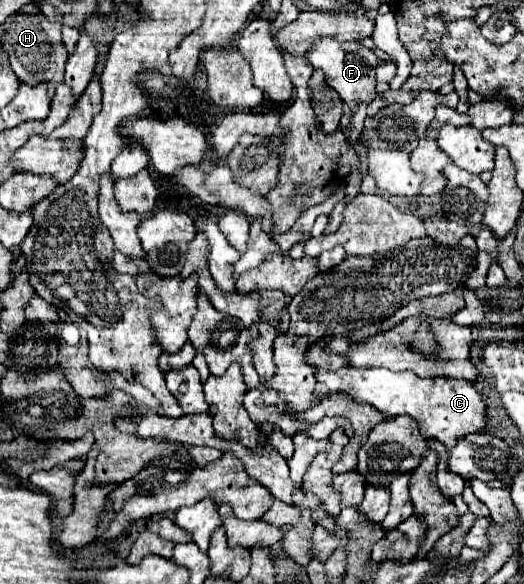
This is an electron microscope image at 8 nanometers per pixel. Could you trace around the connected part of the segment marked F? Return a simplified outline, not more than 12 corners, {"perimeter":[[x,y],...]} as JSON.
{"perimeter":[[320,38],[306,58],[352,112],[376,98],[382,60],[358,42]]}

